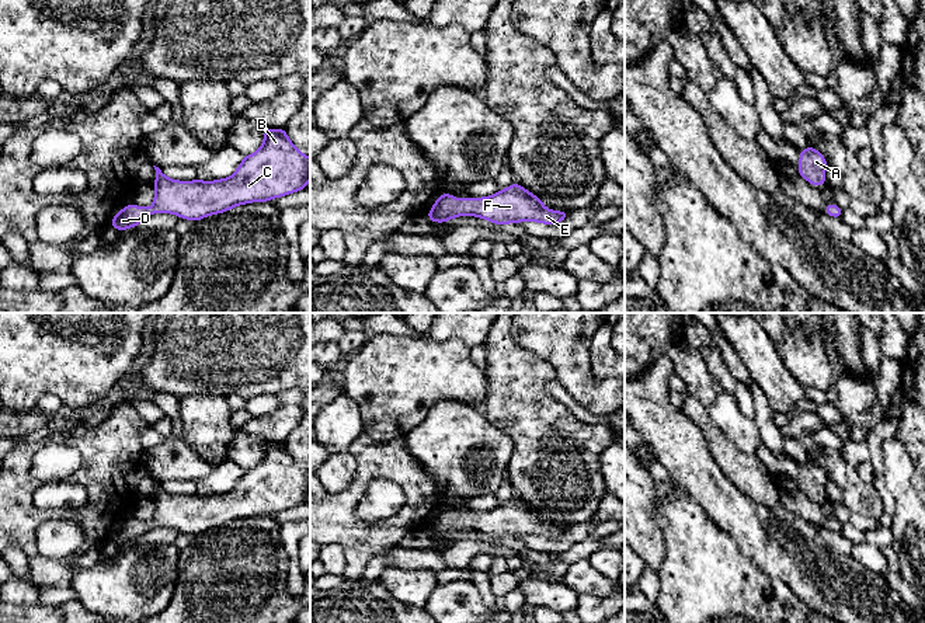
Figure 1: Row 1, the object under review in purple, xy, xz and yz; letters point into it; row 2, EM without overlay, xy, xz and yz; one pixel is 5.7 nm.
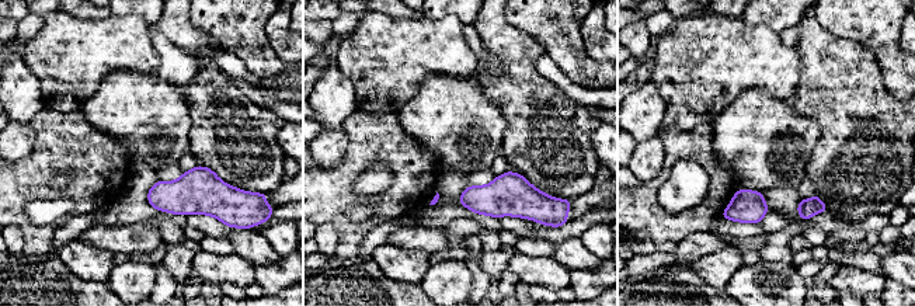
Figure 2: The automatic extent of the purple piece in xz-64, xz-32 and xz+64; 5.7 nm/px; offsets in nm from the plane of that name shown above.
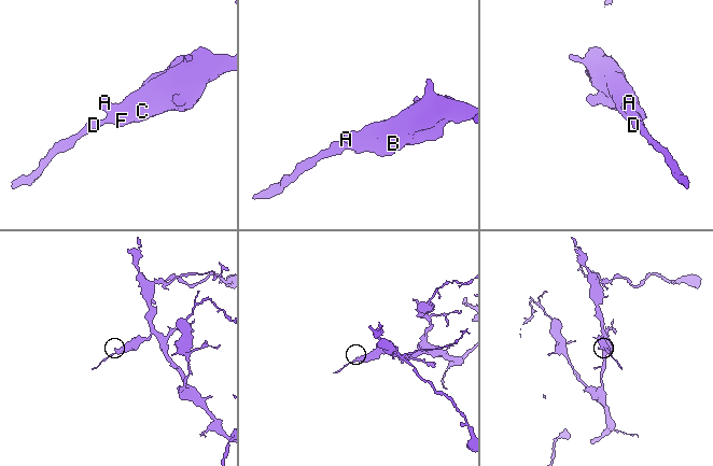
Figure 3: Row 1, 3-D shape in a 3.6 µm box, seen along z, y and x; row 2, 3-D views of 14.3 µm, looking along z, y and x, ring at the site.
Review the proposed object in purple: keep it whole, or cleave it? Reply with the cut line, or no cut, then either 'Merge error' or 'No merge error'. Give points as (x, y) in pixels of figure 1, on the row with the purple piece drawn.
No split. No merge error

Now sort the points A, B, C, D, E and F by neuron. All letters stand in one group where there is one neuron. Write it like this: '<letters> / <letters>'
A B C D E F

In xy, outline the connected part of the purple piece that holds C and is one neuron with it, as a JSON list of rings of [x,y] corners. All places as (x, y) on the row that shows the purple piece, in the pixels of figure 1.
[[[264,129],[262,146],[255,153],[244,156],[234,174],[223,180],[177,181],[167,178],[159,167],[153,167],[153,205],[140,208],[128,203],[112,217],[114,229],[135,227],[157,212],[197,222],[239,205],[267,202],[293,194],[305,189],[310,180],[310,157],[293,146],[285,129]]]

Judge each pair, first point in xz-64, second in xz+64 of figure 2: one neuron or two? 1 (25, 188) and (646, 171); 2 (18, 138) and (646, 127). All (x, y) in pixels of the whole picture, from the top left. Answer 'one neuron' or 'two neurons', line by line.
1: two neurons
2: two neurons

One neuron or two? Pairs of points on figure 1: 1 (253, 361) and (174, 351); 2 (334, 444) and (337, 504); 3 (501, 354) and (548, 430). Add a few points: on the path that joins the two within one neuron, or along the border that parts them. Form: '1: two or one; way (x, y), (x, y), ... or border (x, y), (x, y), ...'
1: one; way (233, 351), (194, 351)
2: two; border (364, 432), (354, 439), (347, 451)
3: one; way (513, 372), (518, 379), (518, 400), (529, 411)

